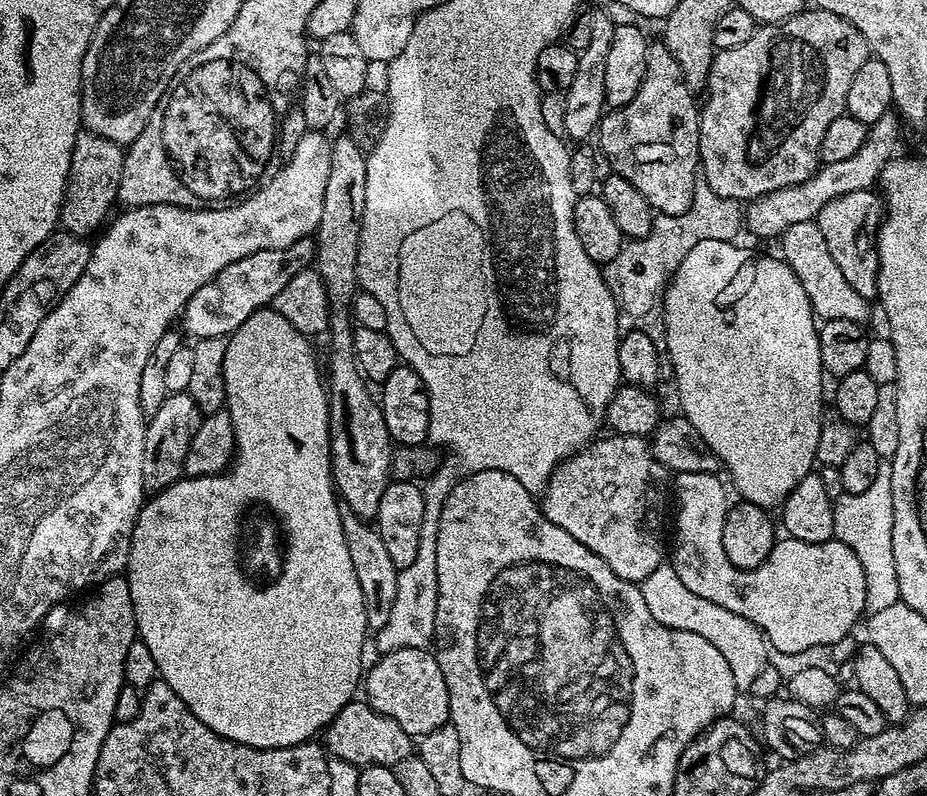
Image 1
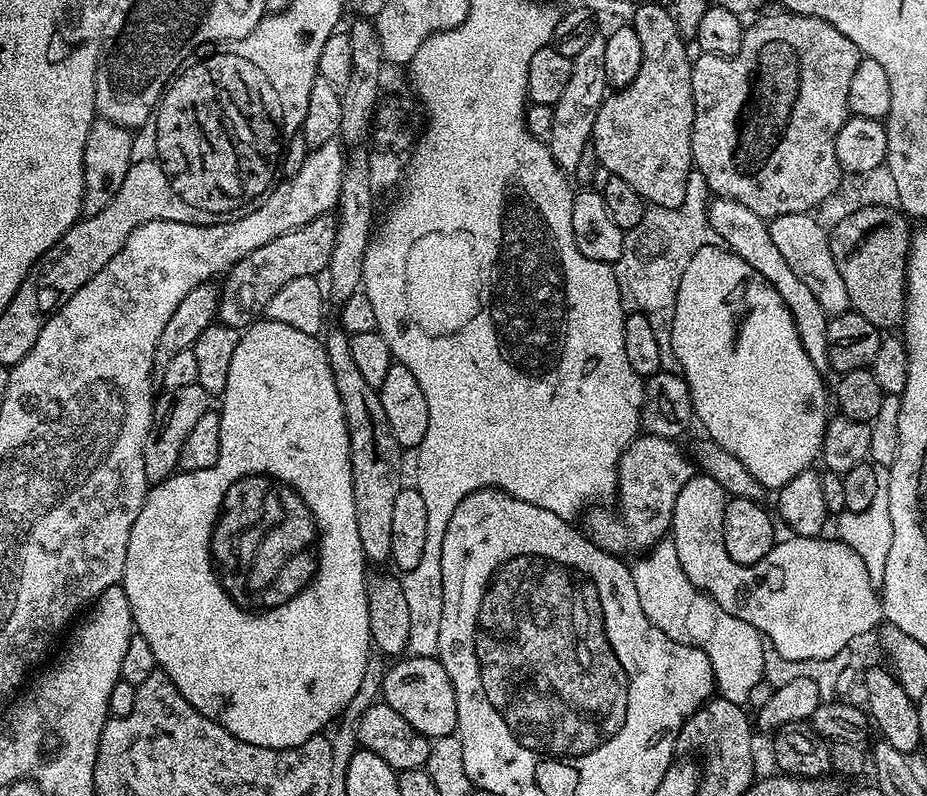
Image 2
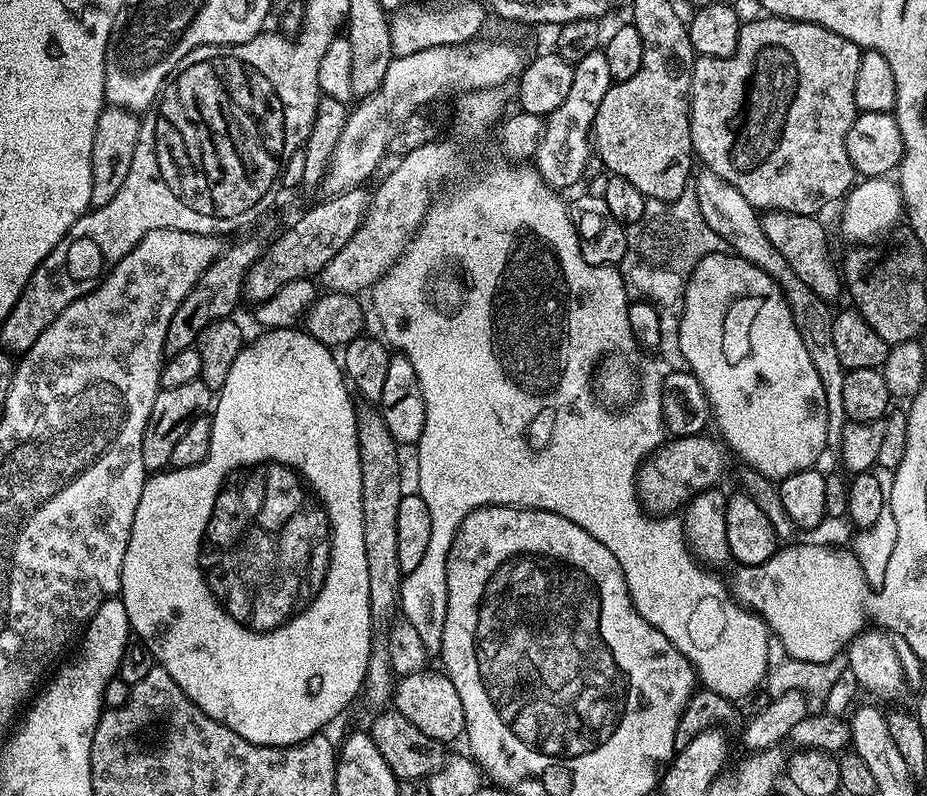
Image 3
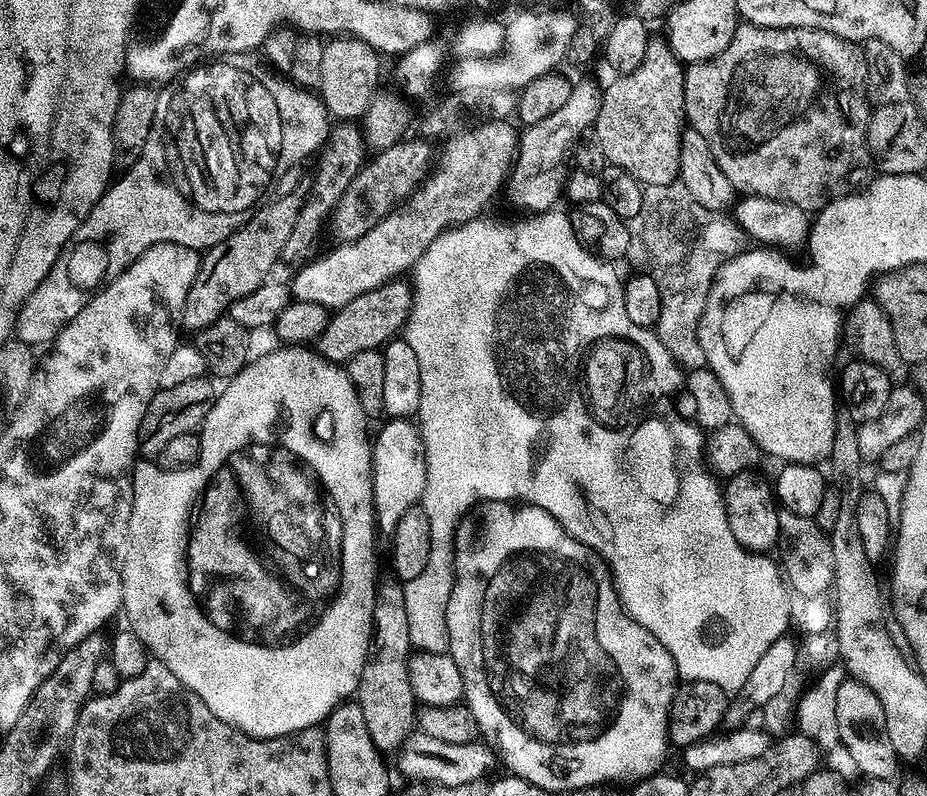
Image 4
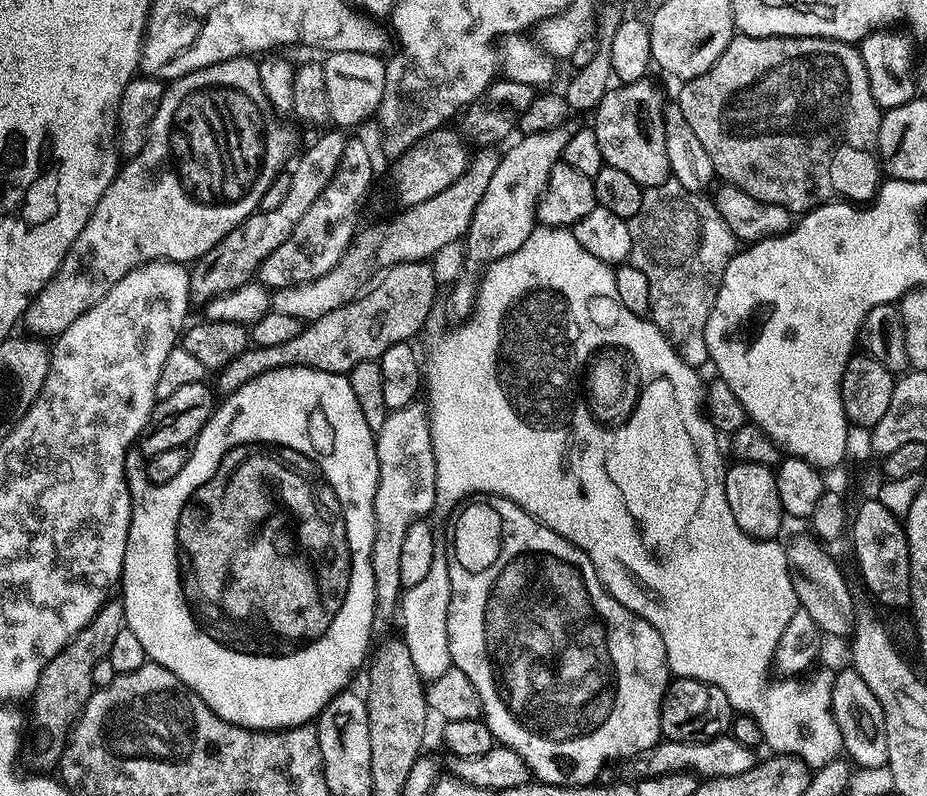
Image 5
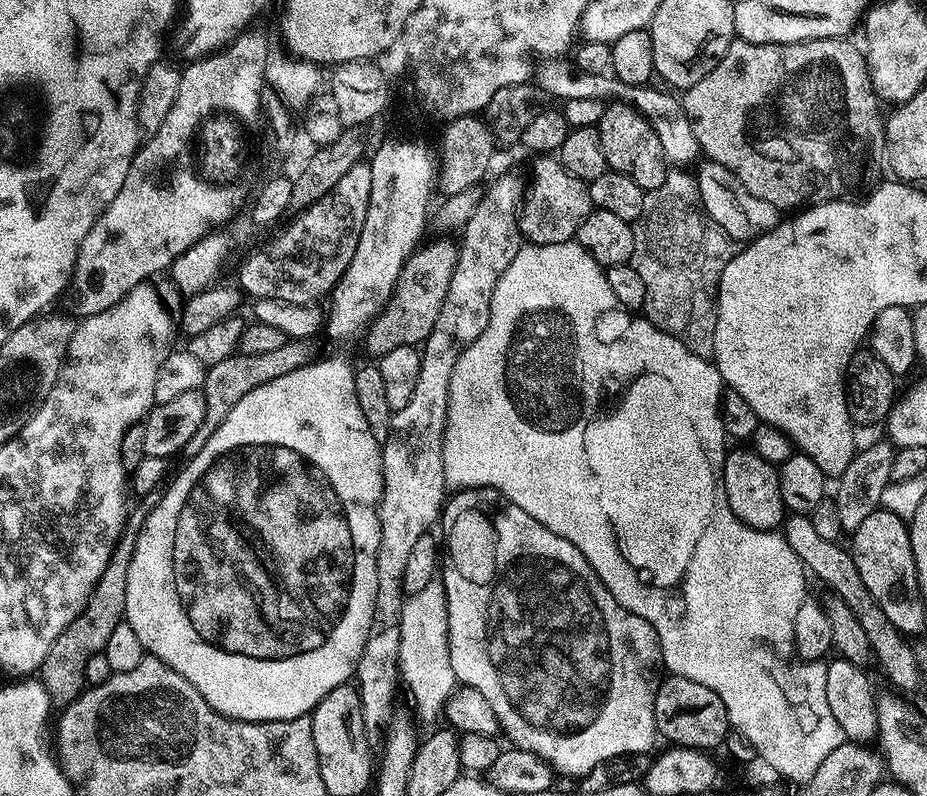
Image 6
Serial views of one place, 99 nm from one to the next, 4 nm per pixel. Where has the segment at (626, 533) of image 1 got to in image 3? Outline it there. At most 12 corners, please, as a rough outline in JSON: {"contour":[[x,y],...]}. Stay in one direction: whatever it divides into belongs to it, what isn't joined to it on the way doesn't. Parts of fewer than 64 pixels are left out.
{"contour":[[715,435],[669,439],[641,464],[651,513],[715,489],[729,453]]}

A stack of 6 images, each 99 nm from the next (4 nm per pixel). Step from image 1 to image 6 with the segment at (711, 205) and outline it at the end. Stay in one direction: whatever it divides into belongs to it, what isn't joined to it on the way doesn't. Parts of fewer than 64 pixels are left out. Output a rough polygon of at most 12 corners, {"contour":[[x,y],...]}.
{"contour":[[696,181],[645,191],[630,263],[642,312],[694,354],[714,350],[734,244]]}

